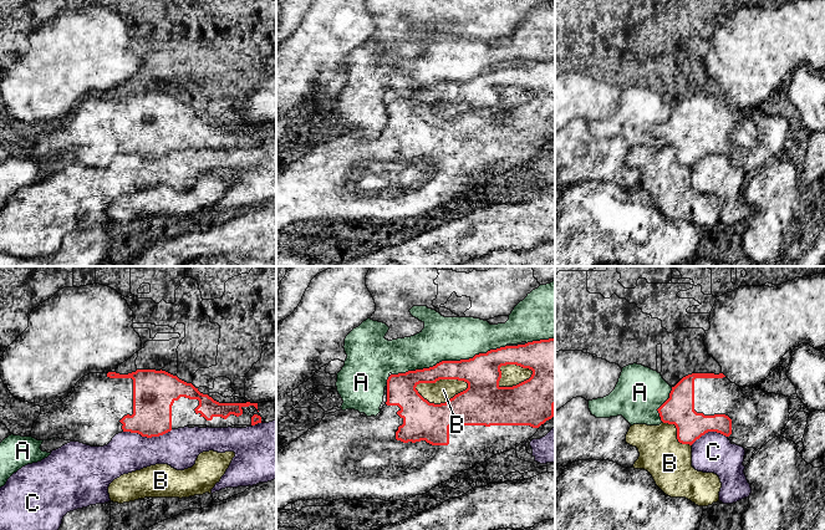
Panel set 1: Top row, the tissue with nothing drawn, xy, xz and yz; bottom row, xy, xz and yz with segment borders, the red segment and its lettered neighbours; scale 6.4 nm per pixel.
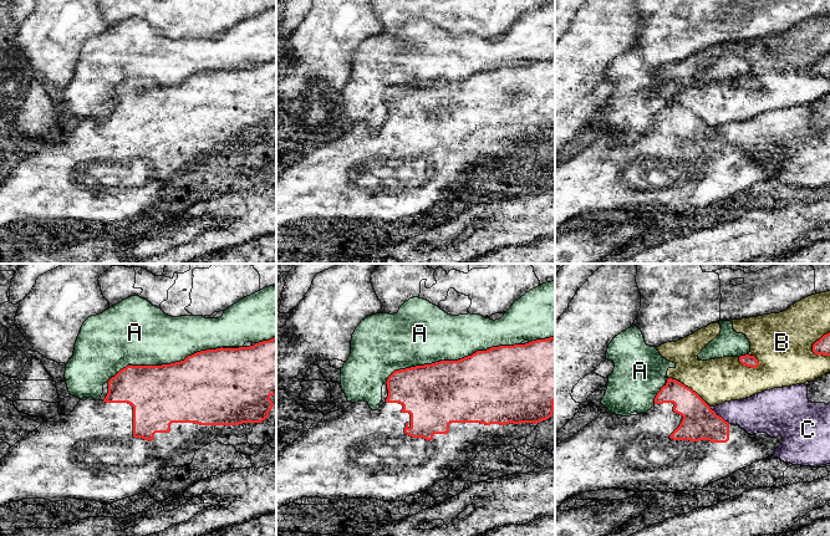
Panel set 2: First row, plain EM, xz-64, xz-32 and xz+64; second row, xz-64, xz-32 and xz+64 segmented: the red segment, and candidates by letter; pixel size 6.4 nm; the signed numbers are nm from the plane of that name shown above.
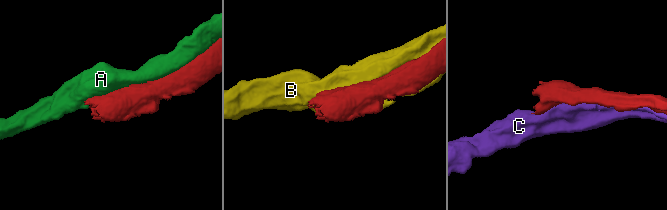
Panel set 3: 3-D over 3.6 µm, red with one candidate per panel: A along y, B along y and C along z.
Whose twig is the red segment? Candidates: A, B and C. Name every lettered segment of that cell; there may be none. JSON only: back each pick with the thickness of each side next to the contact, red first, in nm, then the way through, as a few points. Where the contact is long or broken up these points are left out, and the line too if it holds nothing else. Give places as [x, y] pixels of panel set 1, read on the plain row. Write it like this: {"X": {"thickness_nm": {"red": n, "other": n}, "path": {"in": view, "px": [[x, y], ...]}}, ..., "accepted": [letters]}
{"accepted": []}

